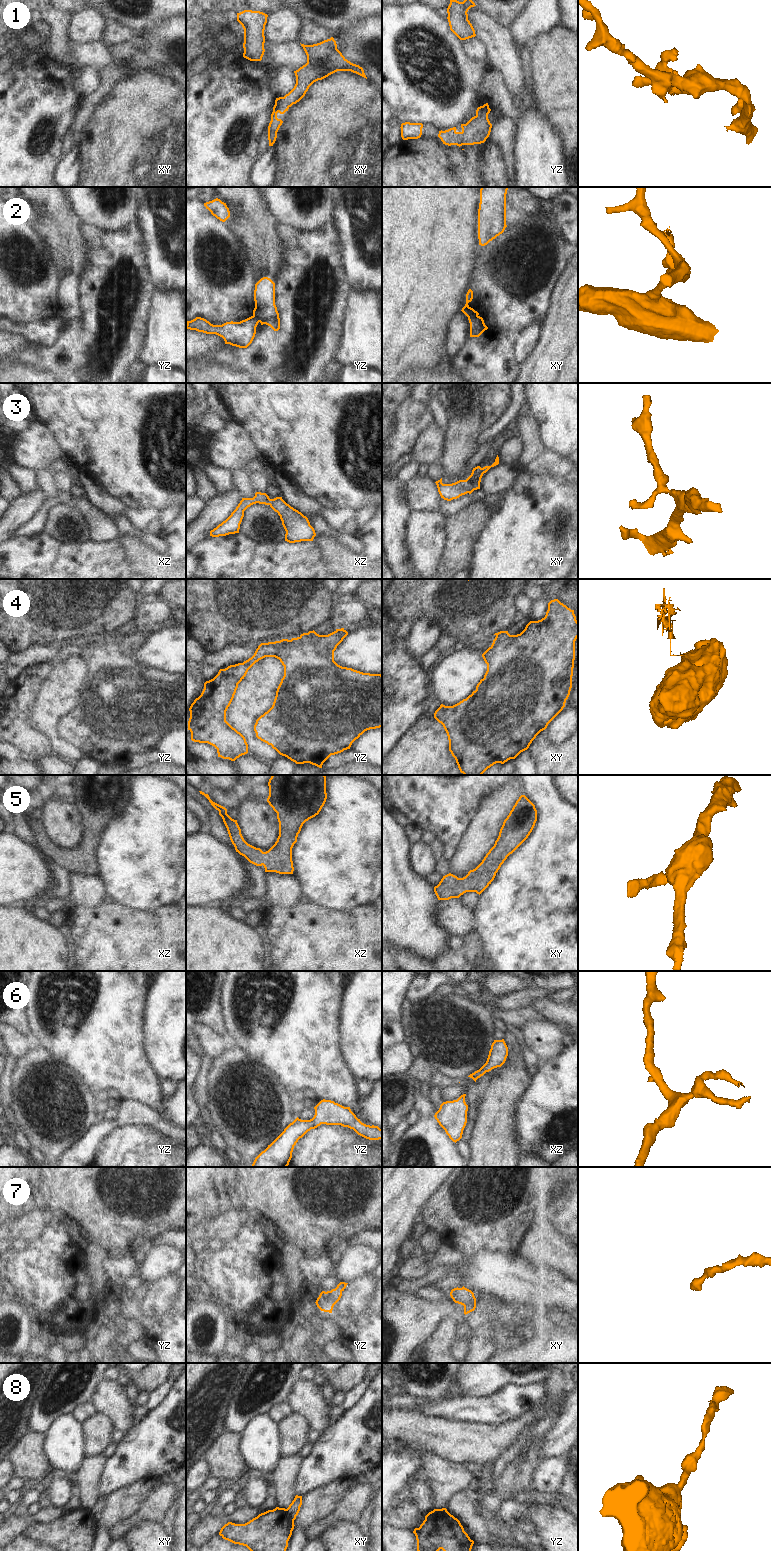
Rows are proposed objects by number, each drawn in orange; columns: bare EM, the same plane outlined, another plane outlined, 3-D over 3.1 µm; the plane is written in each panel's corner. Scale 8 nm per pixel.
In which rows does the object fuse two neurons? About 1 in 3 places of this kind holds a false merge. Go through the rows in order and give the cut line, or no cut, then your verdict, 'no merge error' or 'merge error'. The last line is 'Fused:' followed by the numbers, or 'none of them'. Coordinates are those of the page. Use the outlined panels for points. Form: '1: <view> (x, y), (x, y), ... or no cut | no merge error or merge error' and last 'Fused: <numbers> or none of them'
1: no cut | no merge error
2: xy (477, 315), (468, 317) | merge error
3: no cut | no merge error
4: yz (307, 633), (300, 637) | merge error
5: no cut | no merge error
6: no cut | no merge error
7: no cut | no merge error
8: xy (286, 1509), (293, 1520) | merge error
Fused: 2, 4, 8

